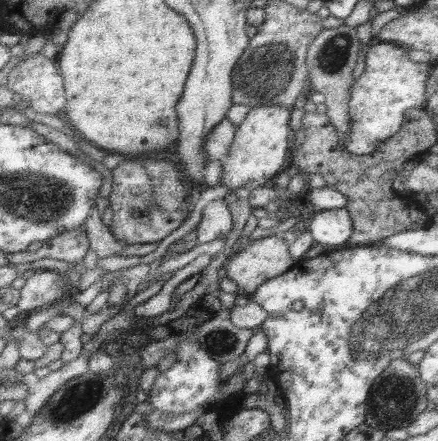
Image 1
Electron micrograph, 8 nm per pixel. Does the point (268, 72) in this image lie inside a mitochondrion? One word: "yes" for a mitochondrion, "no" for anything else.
yes

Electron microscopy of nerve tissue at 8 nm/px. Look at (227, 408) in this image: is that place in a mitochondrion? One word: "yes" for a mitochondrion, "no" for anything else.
no

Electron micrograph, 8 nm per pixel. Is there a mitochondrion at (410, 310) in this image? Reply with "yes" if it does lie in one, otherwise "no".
yes

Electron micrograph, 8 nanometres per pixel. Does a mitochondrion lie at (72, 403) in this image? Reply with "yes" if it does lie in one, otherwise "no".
yes

